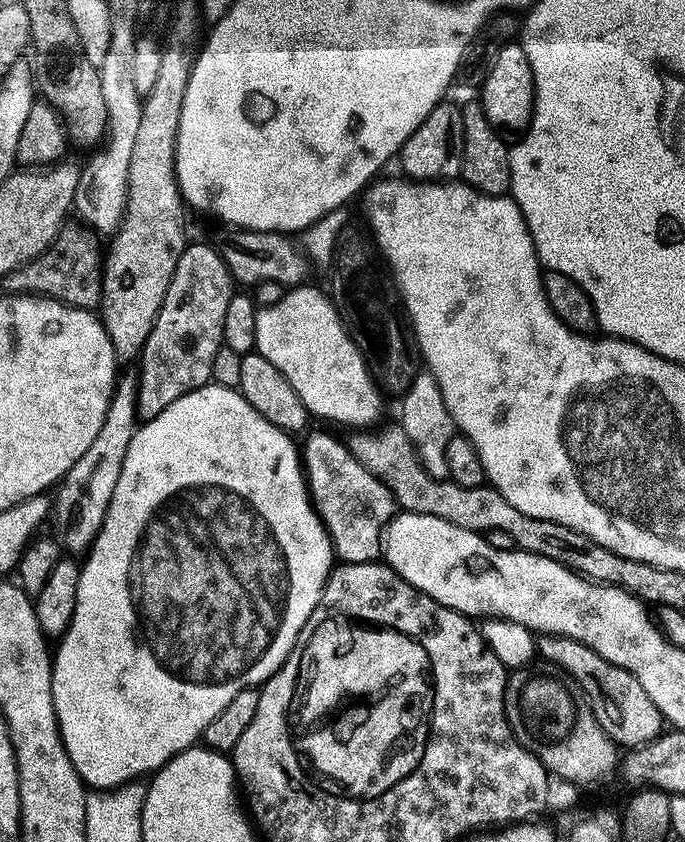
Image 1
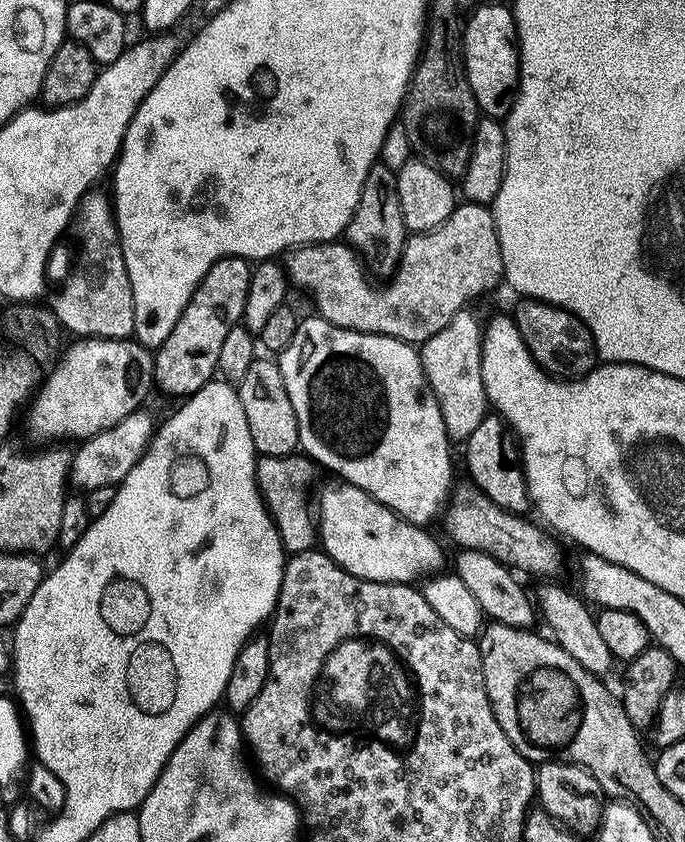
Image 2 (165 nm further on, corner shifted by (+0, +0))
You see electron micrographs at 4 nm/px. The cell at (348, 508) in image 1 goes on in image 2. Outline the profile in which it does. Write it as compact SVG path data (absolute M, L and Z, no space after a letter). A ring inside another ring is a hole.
M302 454L287 457L265 456L257 461L256 483L268 505L268 510L276 524L284 549L289 555L311 552L318 542L318 528L312 513L308 512L306 490L318 473L313 460Z

